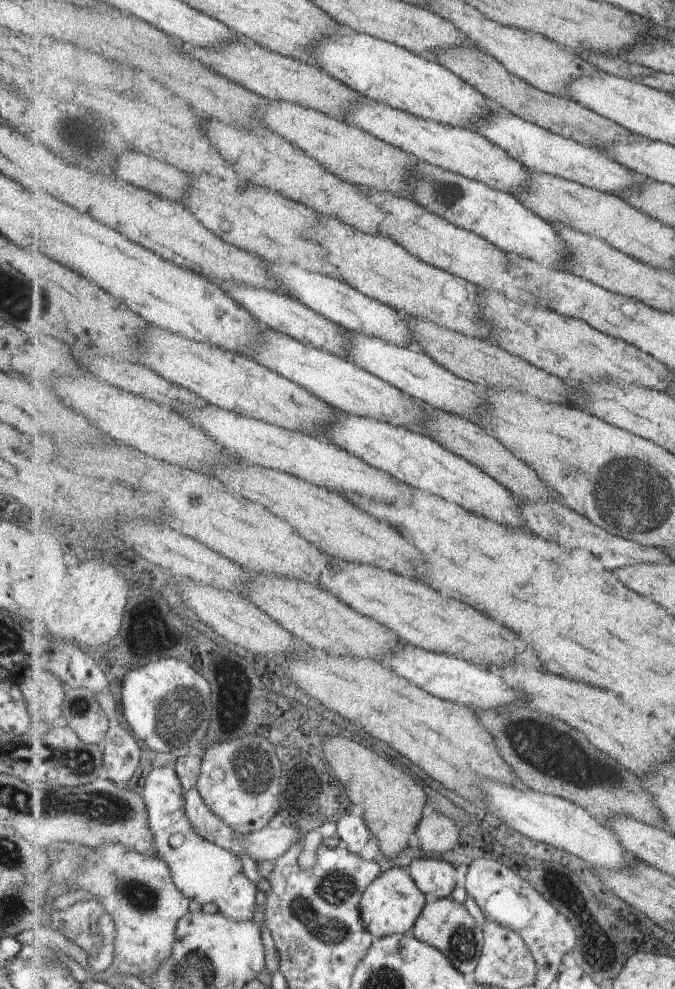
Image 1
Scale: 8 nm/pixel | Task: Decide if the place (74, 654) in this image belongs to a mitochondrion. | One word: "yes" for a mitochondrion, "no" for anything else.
no

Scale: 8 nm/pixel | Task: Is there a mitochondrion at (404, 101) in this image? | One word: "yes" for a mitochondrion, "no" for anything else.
no

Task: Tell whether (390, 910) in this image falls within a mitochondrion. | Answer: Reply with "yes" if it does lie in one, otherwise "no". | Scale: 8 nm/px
no

